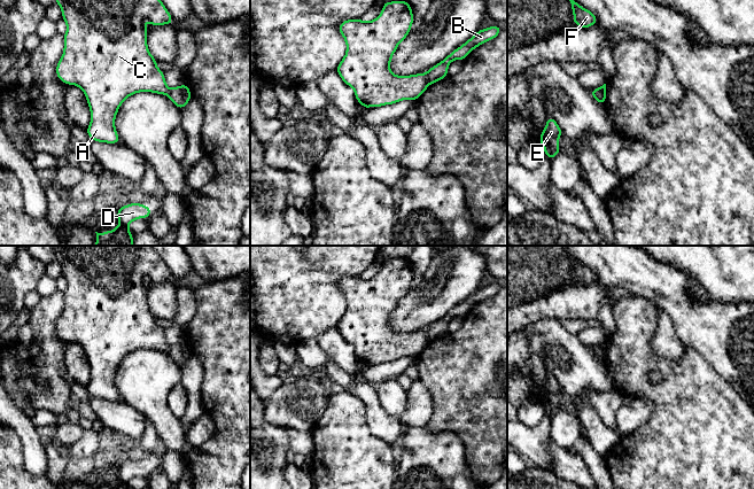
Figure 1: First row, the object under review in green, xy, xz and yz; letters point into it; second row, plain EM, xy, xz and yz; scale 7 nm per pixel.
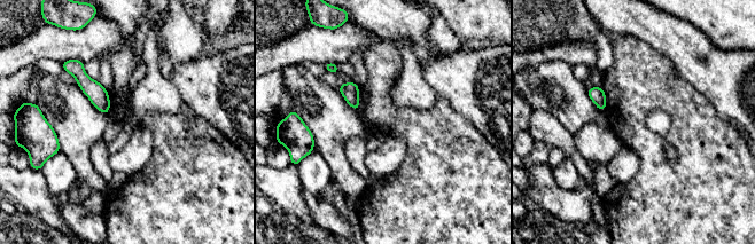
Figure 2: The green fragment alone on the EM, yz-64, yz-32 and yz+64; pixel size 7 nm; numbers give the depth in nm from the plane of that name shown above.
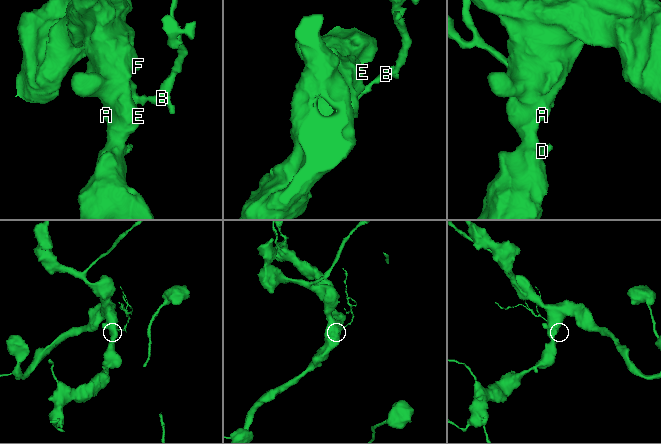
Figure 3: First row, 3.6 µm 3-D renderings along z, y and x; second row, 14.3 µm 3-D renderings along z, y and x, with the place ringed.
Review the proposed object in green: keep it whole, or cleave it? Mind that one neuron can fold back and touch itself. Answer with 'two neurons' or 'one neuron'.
two neurons

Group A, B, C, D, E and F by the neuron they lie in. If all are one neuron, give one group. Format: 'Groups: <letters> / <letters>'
Groups: A C D E F / B

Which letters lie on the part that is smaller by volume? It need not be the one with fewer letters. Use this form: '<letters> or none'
B

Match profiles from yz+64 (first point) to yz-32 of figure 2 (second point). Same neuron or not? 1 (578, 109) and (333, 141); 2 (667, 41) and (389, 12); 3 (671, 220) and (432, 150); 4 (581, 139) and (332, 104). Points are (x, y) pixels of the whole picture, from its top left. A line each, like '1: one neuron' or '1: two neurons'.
1: one neuron
2: one neuron
3: one neuron
4: two neurons

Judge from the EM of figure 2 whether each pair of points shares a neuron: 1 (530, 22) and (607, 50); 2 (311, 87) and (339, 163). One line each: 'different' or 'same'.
1: same
2: same

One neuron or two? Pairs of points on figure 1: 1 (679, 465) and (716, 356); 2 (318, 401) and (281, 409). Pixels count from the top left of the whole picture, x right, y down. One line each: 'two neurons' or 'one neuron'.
1: two neurons
2: one neuron

